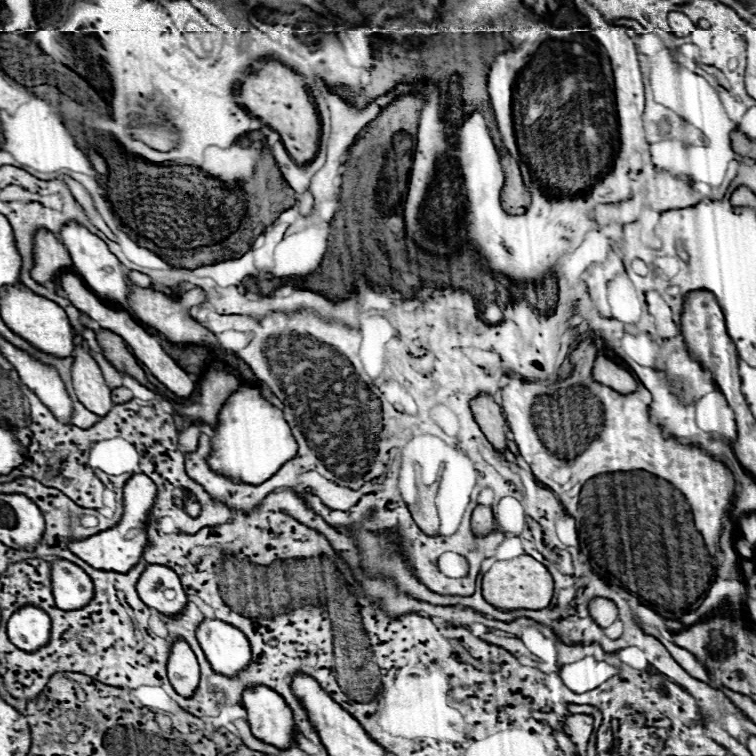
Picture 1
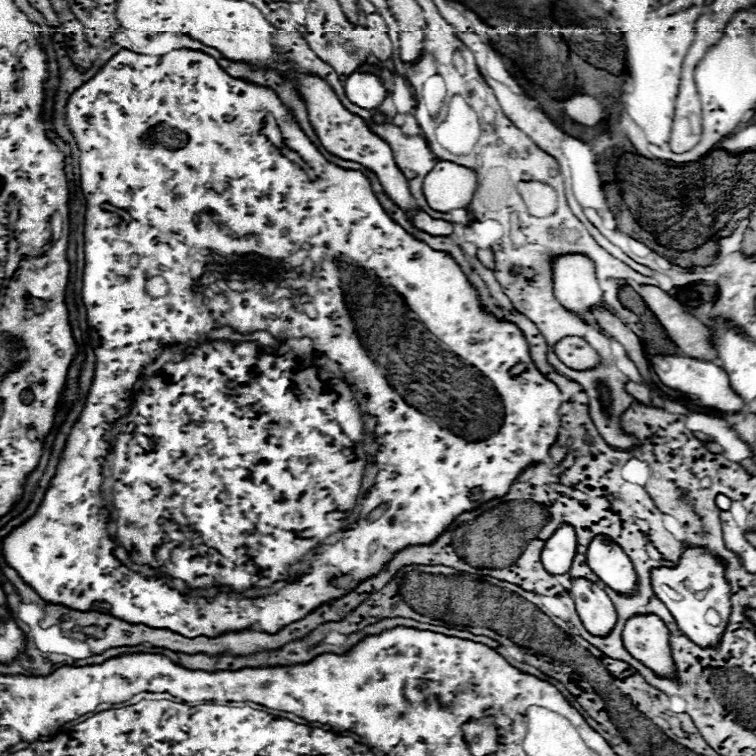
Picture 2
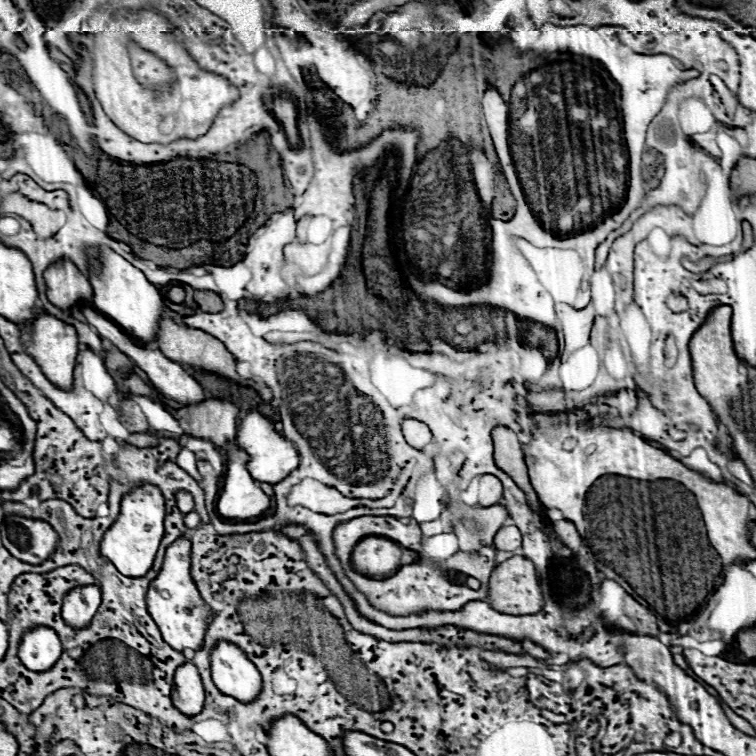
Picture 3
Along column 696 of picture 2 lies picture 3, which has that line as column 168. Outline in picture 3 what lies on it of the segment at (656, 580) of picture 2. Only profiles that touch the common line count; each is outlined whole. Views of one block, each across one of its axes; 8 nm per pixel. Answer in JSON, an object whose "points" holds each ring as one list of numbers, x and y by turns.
{"points":[[180,536,172,546,168,546,162,570,148,588,148,612,154,618,154,622,158,624,162,638,176,652,200,650,204,646,206,628,210,624,210,614,208,614,208,610,204,610,206,602,202,600,202,596,190,576,190,550,192,550,192,544,186,536]]}

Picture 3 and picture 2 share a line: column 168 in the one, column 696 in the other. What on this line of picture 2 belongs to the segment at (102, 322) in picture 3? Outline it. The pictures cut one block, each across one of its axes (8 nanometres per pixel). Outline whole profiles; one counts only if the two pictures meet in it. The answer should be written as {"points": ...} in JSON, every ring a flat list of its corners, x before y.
{"points":[[654,356,650,358,650,364,658,378,672,390,682,392,684,396,698,398,704,408,718,410,722,414,736,414,744,408,740,396,730,388,730,380,724,372,724,368,716,366,714,362,704,362,704,360,694,360,688,356]]}

